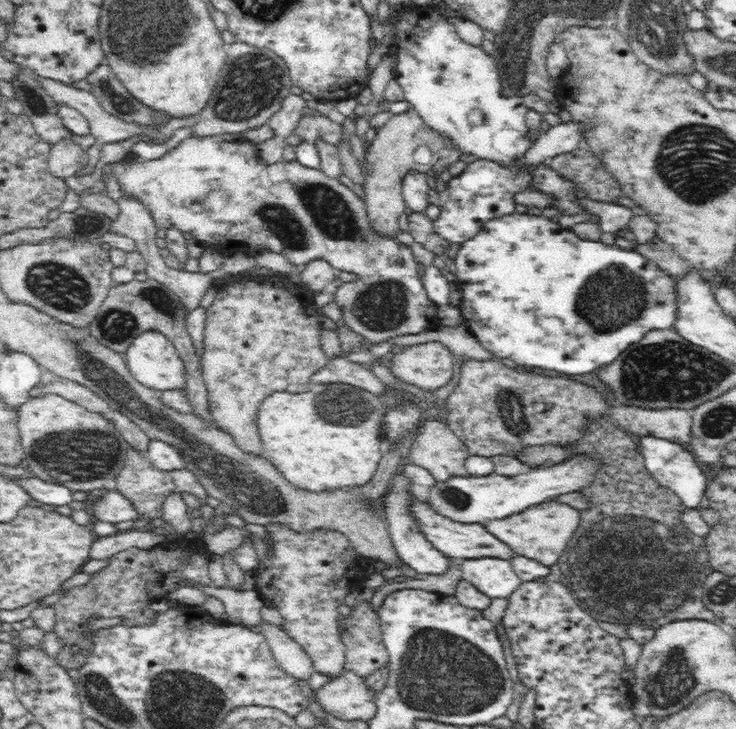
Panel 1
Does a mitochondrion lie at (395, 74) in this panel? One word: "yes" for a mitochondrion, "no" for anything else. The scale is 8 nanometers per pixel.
no

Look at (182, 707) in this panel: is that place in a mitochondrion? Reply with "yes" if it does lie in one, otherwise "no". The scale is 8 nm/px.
yes

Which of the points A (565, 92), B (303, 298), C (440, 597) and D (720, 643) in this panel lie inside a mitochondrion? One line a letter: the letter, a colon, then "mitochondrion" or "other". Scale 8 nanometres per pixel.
A: other
B: other
C: other
D: other

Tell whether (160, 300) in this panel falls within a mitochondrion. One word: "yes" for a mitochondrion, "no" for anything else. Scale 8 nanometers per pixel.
yes

